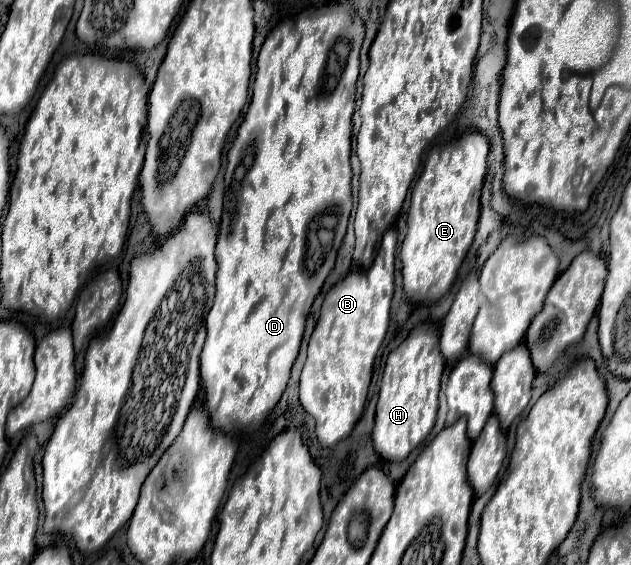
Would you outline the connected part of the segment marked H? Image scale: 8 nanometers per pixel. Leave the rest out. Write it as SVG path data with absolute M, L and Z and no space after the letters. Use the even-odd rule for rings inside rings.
M421 323L411 329L407 339L389 353L373 429L375 451L387 461L403 461L419 443L425 441L437 419L437 395L443 375L443 355L439 353L439 329Z

